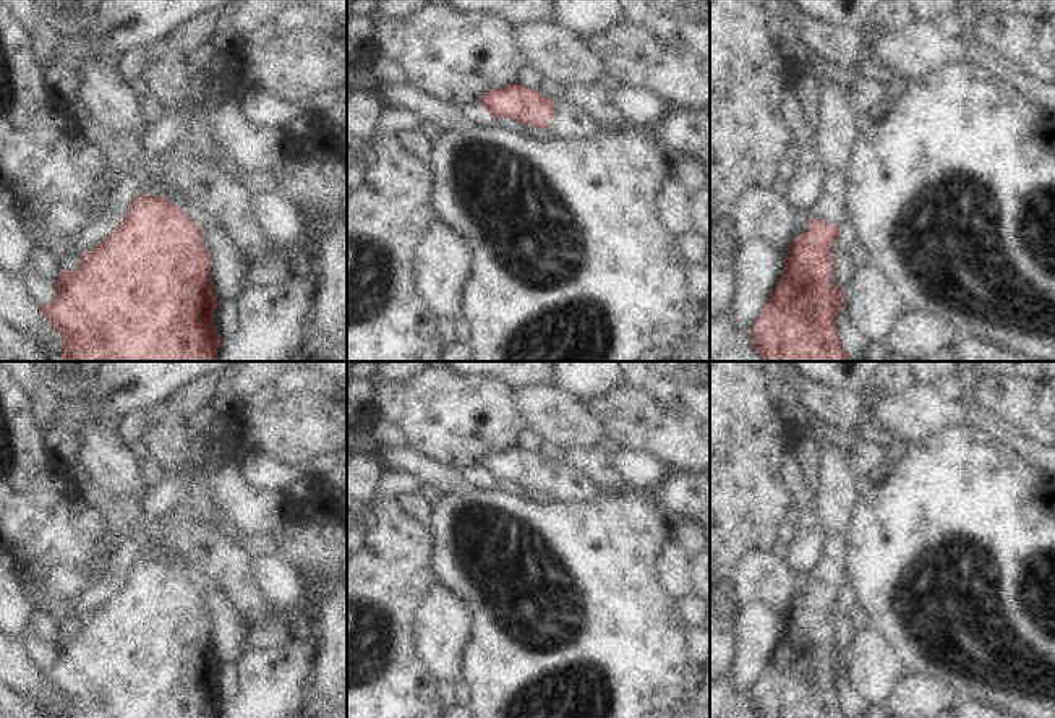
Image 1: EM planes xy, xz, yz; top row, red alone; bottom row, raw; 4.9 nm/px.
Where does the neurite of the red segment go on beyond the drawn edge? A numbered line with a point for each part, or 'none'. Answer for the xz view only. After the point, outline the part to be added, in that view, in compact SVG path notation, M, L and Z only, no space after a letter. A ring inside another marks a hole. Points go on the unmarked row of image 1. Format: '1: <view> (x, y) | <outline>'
1: xz (569, 487) | M557 464L554 468L553 481L548 489L548 499L562 504L582 504L600 499L609 494L590 481L583 473Z

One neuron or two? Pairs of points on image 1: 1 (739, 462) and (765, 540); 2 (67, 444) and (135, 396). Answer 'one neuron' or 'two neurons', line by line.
1: one neuron
2: one neuron

